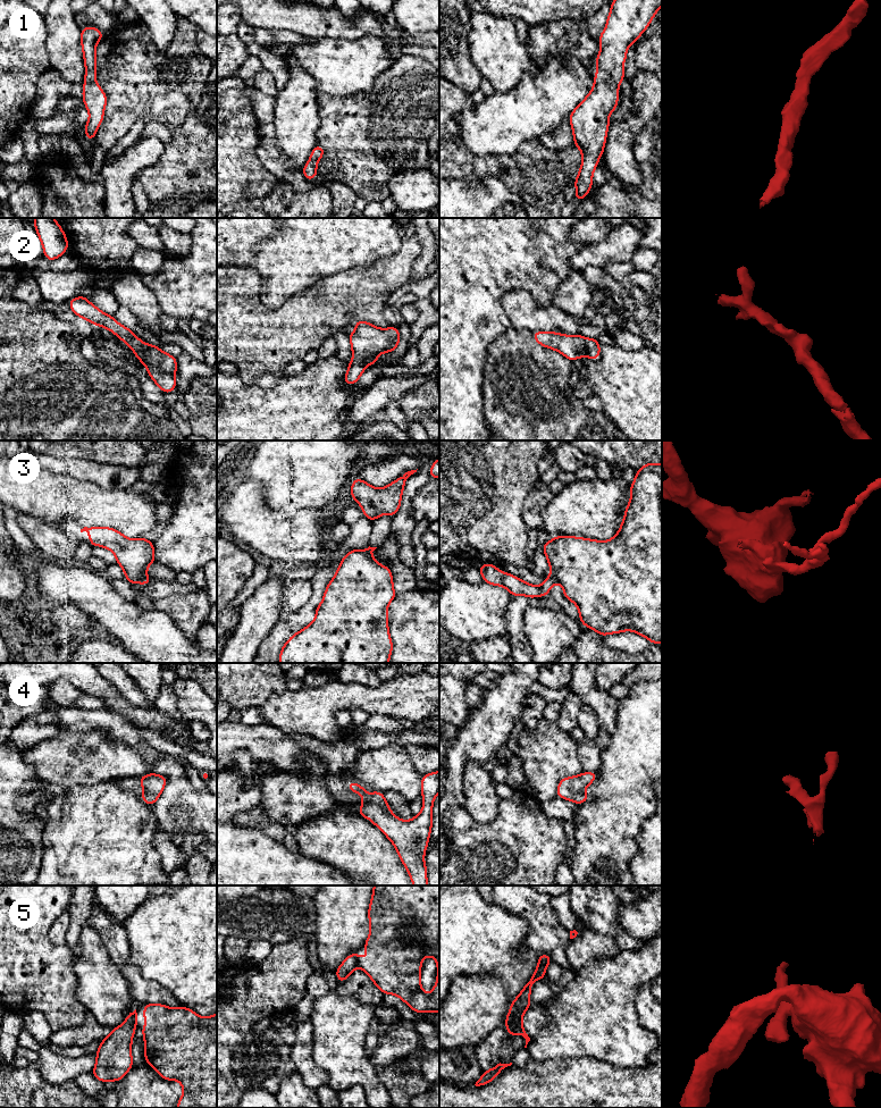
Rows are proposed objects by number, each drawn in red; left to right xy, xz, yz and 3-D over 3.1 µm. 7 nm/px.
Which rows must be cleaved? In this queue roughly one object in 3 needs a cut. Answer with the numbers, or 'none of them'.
3, 5

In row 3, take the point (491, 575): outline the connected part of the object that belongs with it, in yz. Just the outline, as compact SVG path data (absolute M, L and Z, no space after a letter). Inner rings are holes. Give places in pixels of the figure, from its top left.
M483 563L478 571L484 579L484 582L506 588L512 597L517 597L519 595L525 595L528 598L546 596L551 594L549 589L555 582L552 576L546 576L542 586L534 586L511 573L505 573L498 570L496 565L490 563Z

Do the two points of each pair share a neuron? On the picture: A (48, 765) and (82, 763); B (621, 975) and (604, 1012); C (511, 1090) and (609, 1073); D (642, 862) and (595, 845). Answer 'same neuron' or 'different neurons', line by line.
A: same neuron
B: same neuron
C: same neuron
D: different neurons

